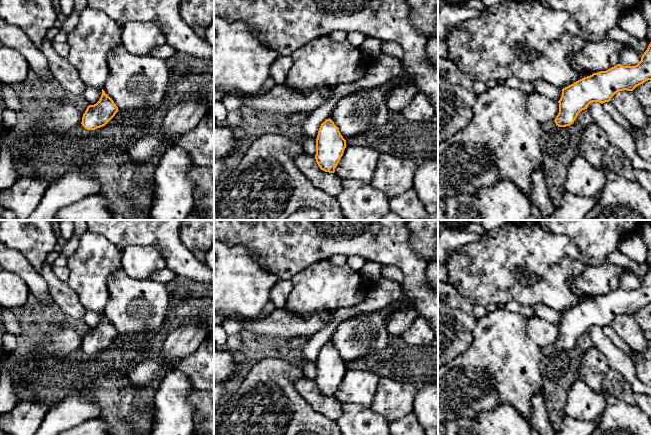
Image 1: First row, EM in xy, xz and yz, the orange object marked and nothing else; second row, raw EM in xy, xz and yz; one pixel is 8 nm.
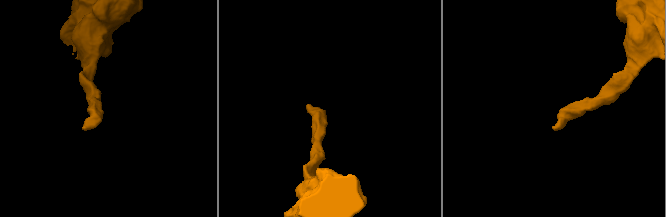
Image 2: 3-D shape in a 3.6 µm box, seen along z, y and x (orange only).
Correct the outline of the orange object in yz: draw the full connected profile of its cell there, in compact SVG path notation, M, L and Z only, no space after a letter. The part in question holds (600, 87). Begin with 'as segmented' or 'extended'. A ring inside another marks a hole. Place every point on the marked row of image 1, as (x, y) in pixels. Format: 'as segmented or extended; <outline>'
extended; M651 42L641 57L641 61L635 66L616 66L606 70L593 73L584 77L573 84L562 89L562 96L559 103L559 113L553 121L540 124L542 132L549 132L558 127L570 126L576 120L578 114L587 109L592 102L601 104L609 102L611 98L619 91L633 91L637 86L651 80Z

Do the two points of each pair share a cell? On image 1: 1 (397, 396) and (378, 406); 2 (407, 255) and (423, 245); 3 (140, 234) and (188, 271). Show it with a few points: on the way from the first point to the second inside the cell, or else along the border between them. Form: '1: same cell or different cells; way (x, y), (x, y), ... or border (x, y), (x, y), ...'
1: same cell; way (392, 400), (383, 403)
2: different cells; border (408, 230), (410, 245), (427, 261)
3: same cell; way (153, 234), (178, 258)

